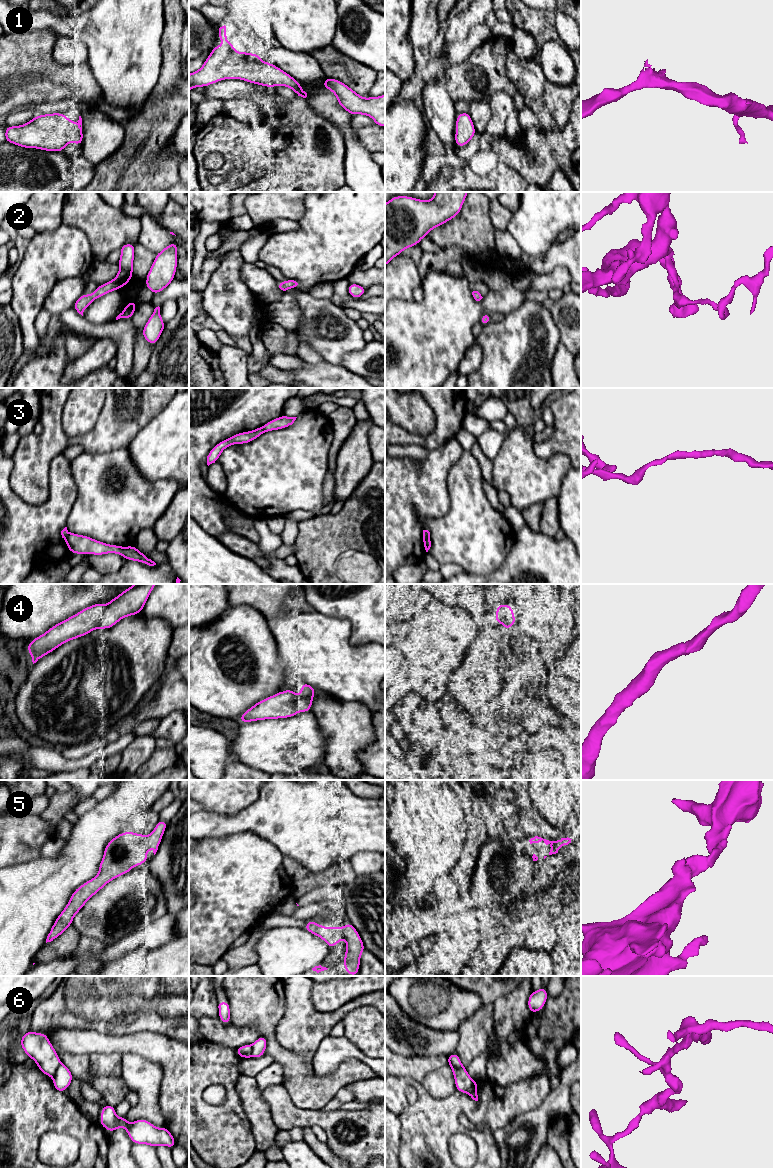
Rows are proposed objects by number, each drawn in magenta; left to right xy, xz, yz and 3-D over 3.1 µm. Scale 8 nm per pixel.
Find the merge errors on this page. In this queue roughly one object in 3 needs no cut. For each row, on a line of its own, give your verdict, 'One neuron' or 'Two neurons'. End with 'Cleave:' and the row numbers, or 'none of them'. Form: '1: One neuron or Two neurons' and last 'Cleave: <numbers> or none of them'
1: One neuron
2: Two neurons
3: Two neurons
4: One neuron
5: One neuron
6: Two neurons
Cleave: 2, 3, 6

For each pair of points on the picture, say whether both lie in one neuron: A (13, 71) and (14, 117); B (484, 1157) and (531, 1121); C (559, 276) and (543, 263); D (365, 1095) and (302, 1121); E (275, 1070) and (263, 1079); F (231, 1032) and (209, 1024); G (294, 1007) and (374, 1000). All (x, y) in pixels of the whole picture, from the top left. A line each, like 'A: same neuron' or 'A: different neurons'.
A: different neurons
B: different neurons
C: different neurons
D: different neurons
E: same neuron
F: same neuron
G: same neuron

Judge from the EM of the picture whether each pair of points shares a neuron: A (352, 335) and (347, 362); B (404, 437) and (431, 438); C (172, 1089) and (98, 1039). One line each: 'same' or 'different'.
A: different
B: same
C: same

